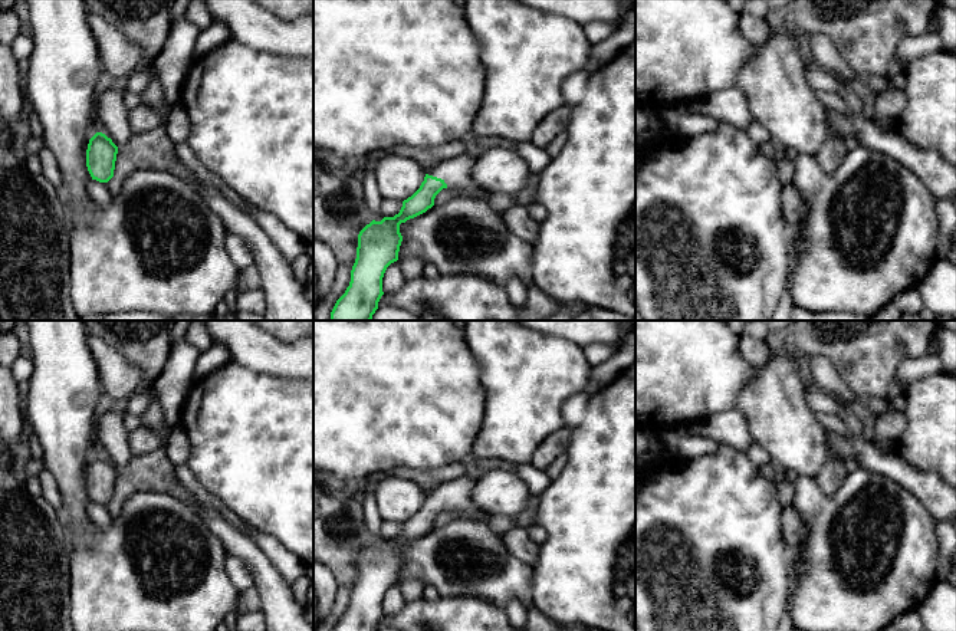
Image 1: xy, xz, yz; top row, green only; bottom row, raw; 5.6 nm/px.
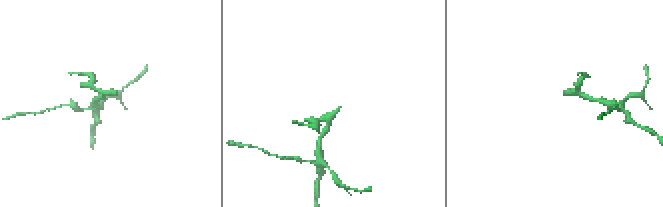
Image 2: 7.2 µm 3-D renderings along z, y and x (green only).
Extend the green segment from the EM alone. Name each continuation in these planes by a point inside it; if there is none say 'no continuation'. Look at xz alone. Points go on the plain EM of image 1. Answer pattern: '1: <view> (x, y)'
1: xz (465, 556)

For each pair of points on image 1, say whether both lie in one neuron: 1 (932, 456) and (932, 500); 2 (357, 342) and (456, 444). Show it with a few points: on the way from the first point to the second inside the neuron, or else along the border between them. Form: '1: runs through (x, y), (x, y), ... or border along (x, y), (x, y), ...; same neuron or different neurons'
1: border along (902, 456), (919, 469), (932, 470), (940, 479); different neurons
2: runs through (380, 368), (430, 418); same neuron

